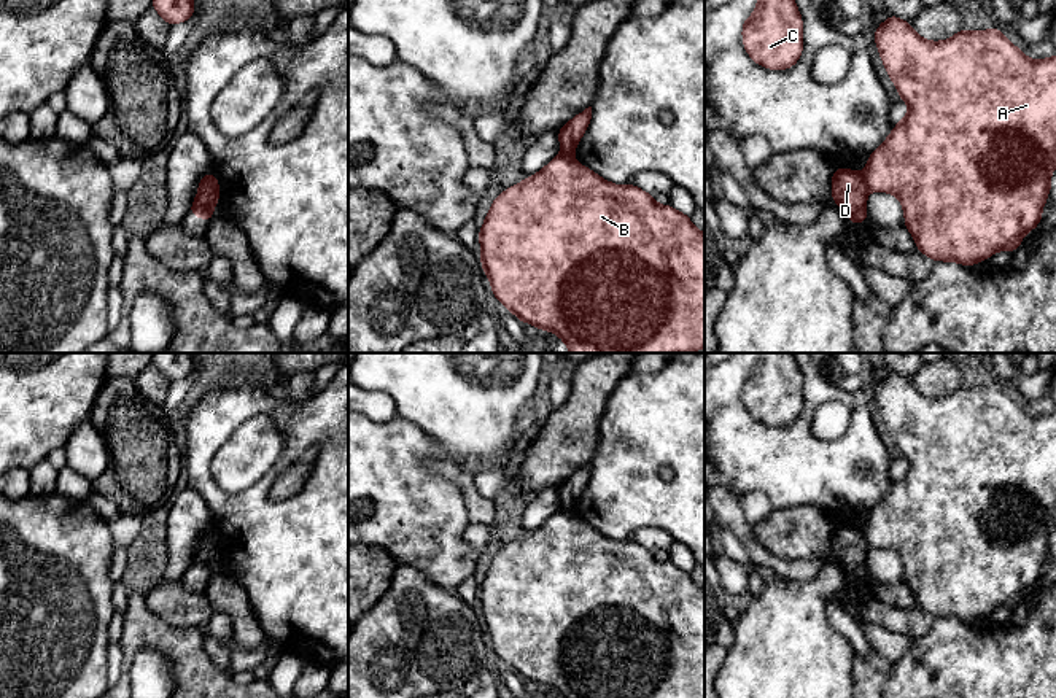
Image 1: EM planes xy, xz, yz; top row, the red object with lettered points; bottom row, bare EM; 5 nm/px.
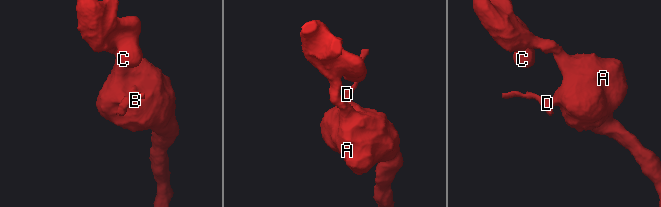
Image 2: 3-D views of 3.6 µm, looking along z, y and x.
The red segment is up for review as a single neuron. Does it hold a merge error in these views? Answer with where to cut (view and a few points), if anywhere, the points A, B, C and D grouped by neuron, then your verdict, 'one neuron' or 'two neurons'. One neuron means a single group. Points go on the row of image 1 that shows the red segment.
yz (862, 174), (869, 190) | A B C / D | two neurons

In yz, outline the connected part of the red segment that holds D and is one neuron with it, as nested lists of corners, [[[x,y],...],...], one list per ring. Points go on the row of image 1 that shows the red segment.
[[[840,165],[832,175],[832,199],[854,224],[862,224],[867,216],[867,181],[864,173]]]

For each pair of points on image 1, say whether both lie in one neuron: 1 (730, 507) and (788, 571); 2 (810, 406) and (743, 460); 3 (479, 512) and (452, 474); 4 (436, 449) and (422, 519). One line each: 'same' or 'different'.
1: same
2: same
3: same
4: same

